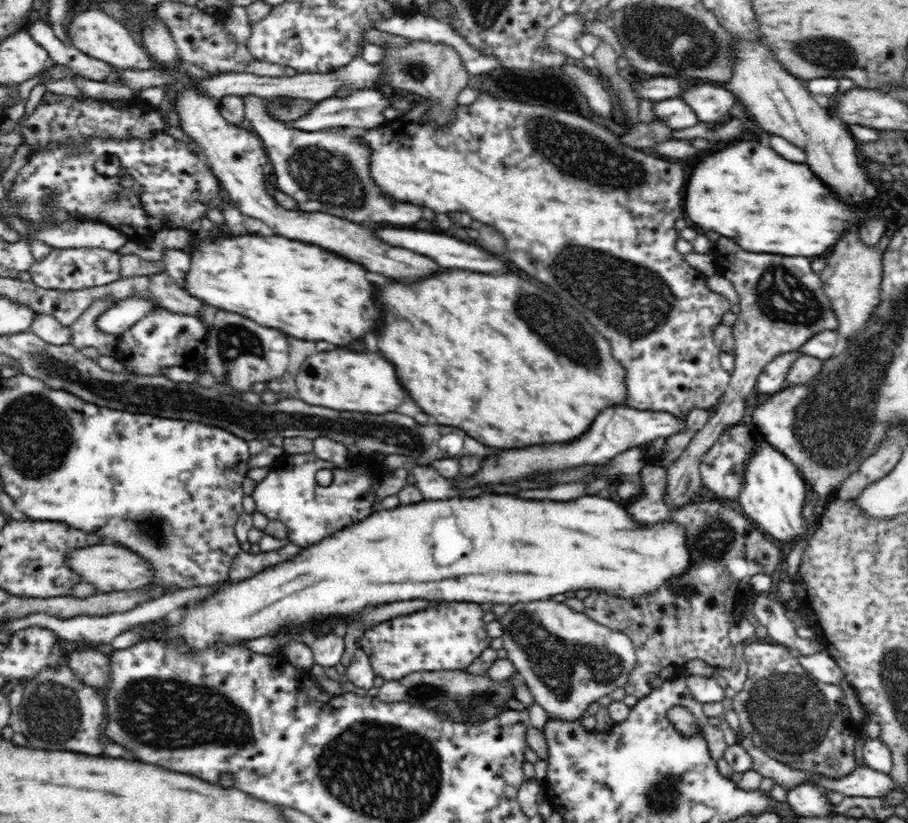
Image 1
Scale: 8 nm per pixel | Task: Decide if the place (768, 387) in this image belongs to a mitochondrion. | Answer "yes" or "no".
no

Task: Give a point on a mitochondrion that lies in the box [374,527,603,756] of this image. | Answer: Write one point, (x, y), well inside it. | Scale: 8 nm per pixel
(476, 701)

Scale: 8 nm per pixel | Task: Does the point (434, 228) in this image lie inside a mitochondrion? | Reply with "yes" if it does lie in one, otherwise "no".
no

